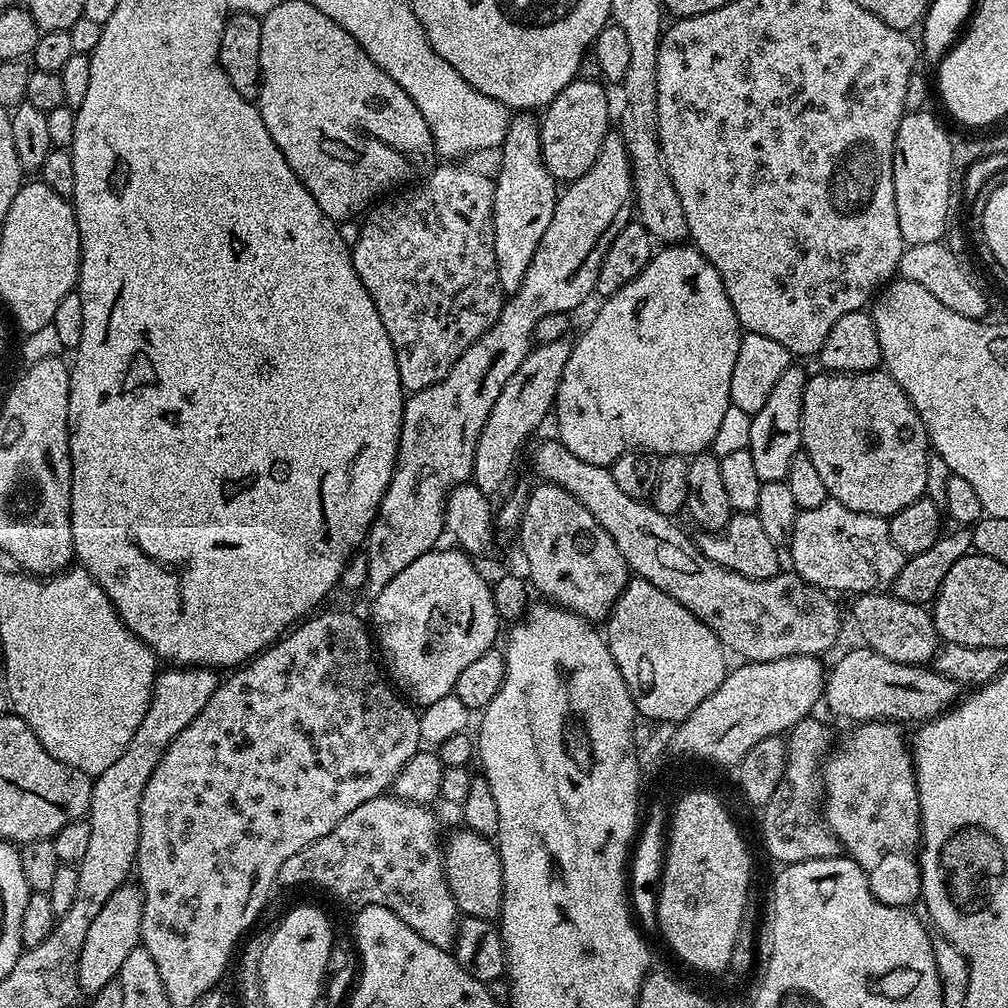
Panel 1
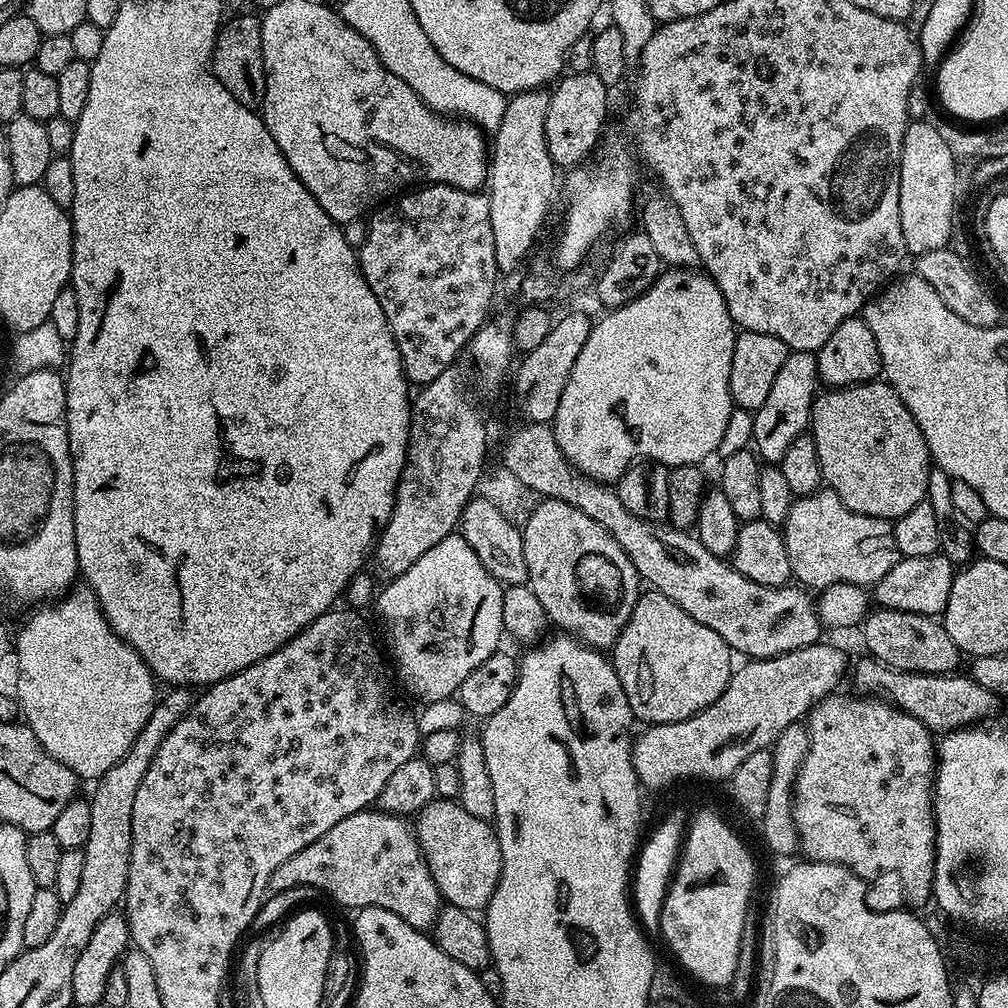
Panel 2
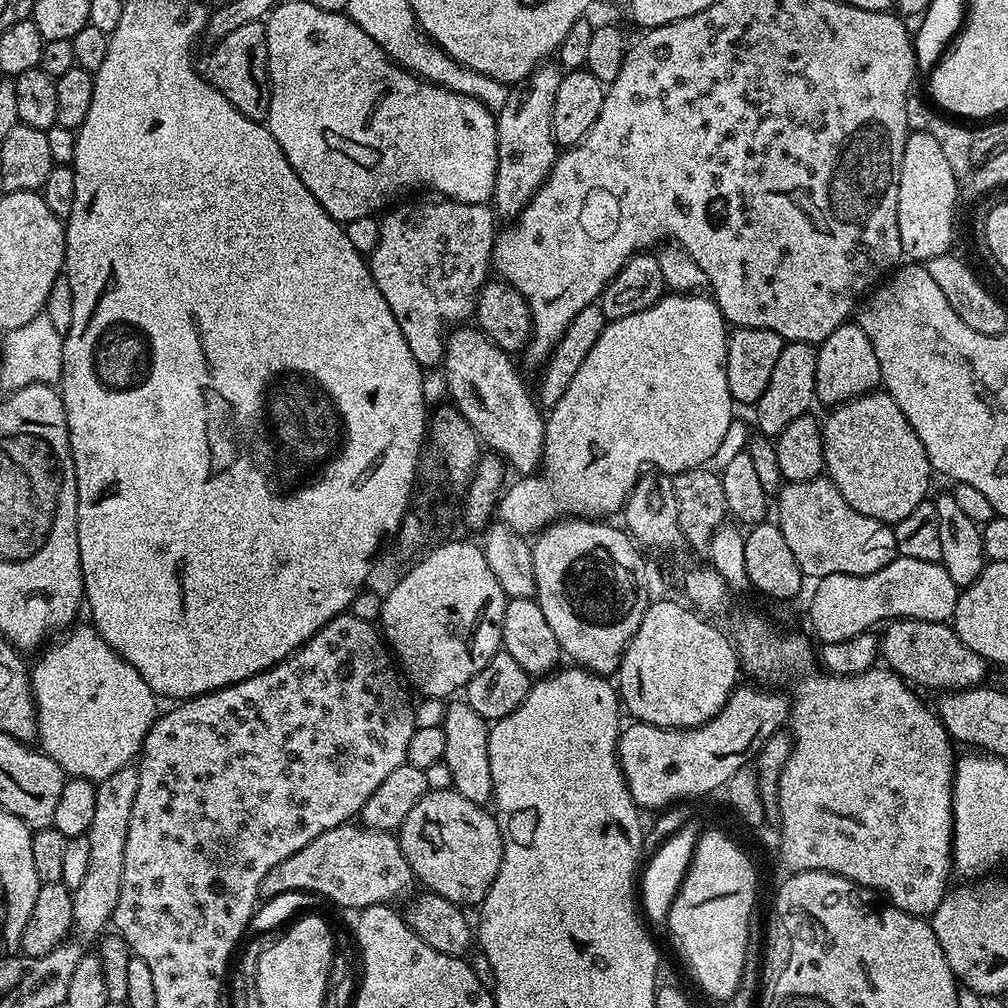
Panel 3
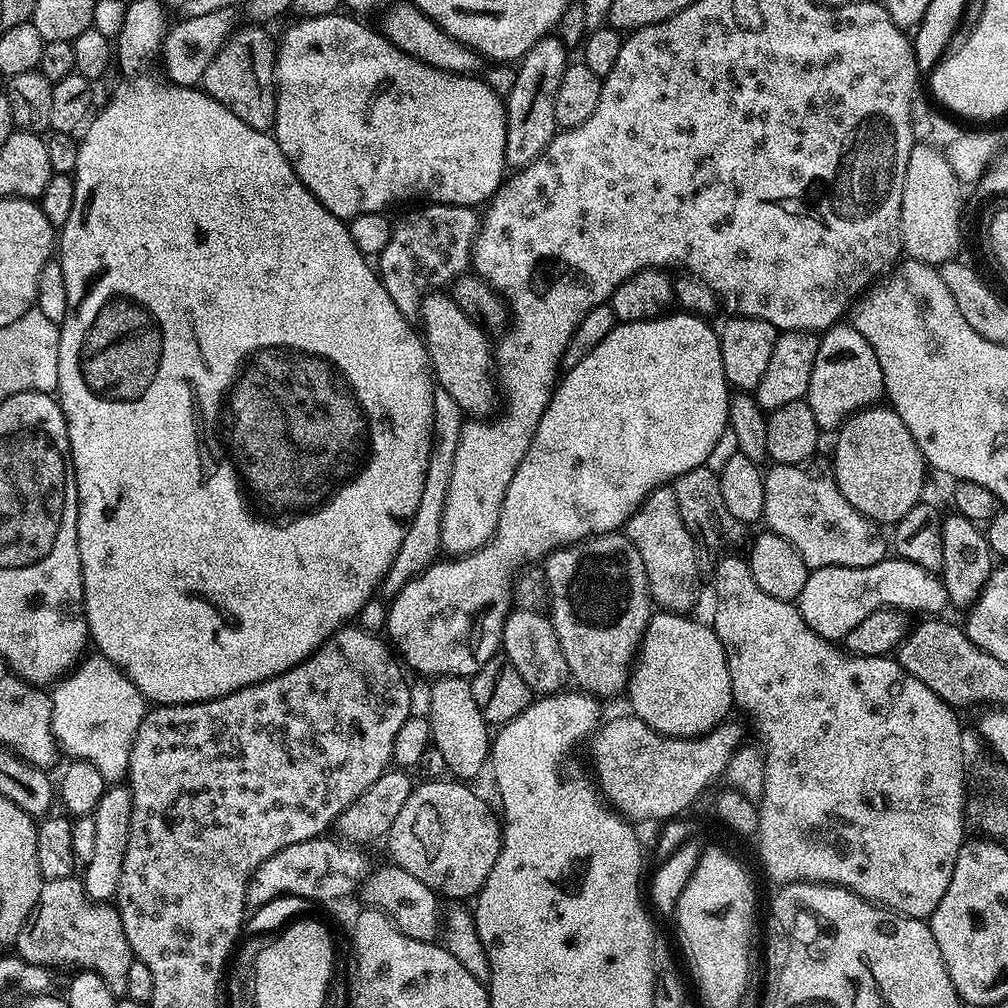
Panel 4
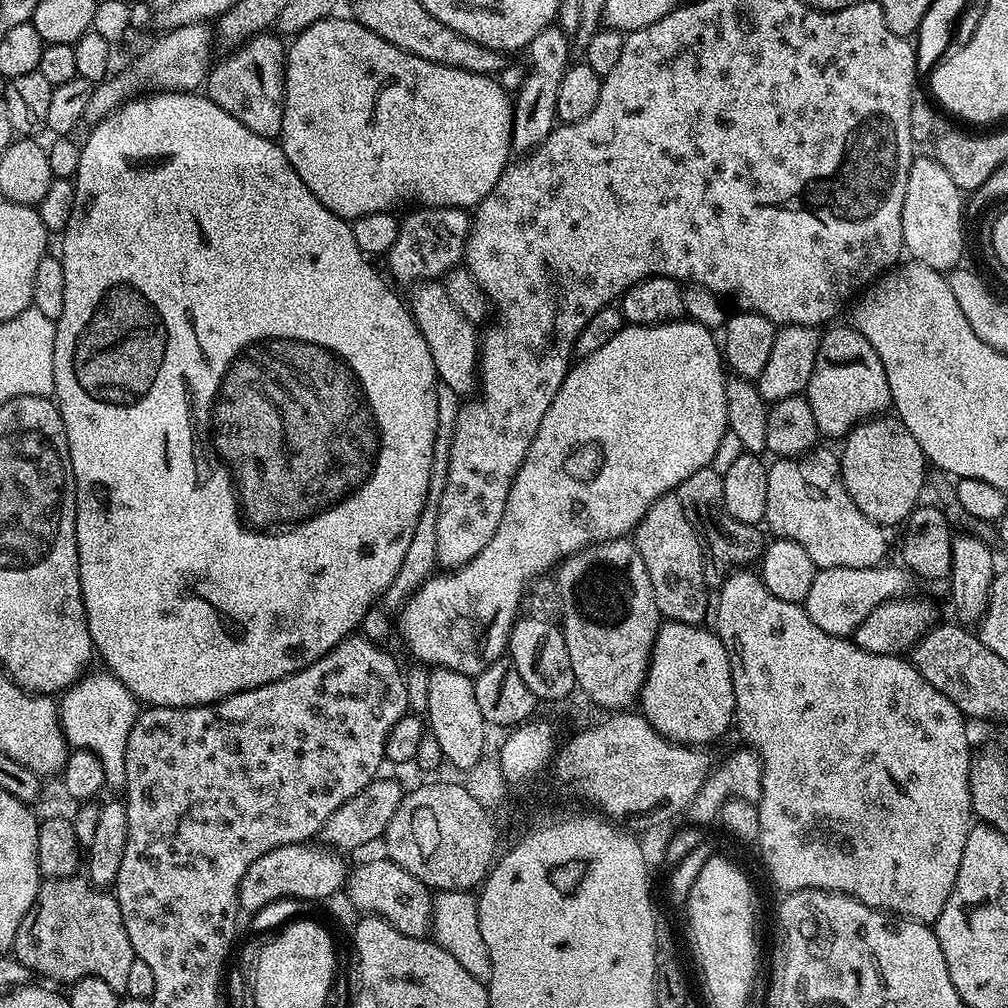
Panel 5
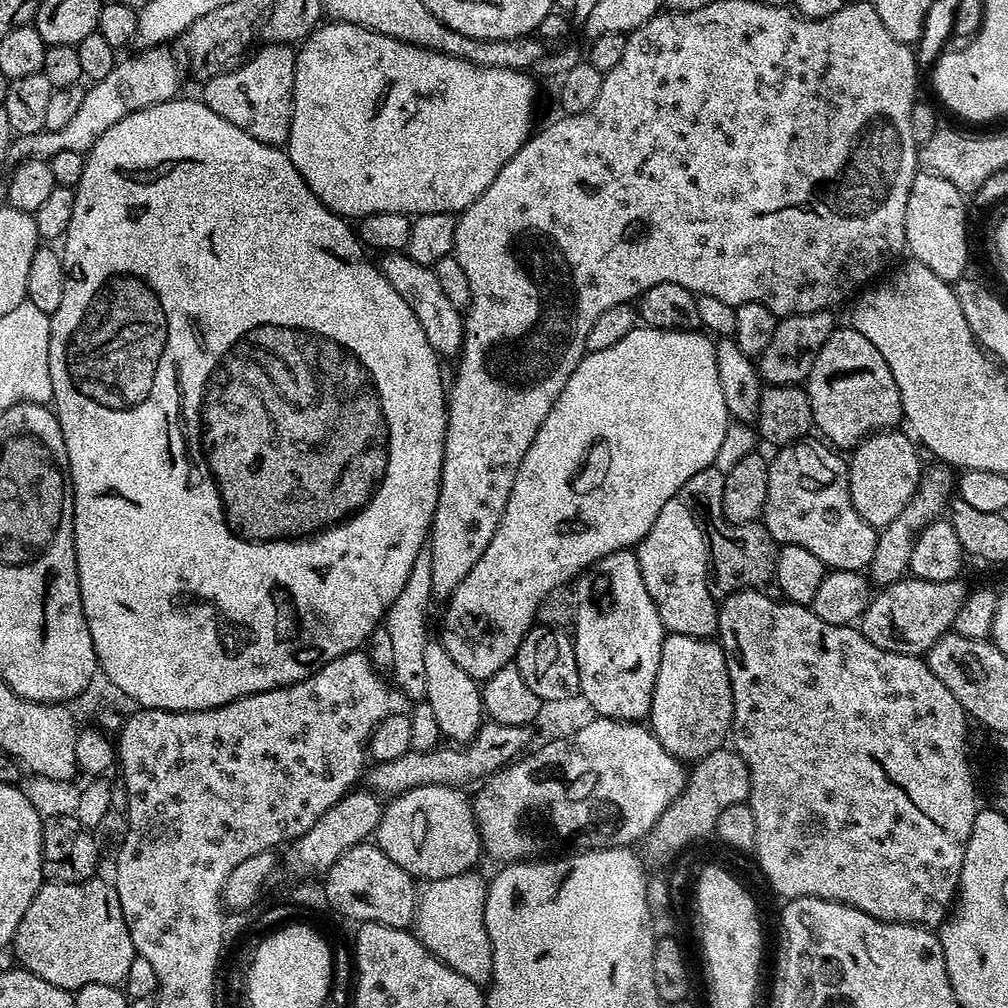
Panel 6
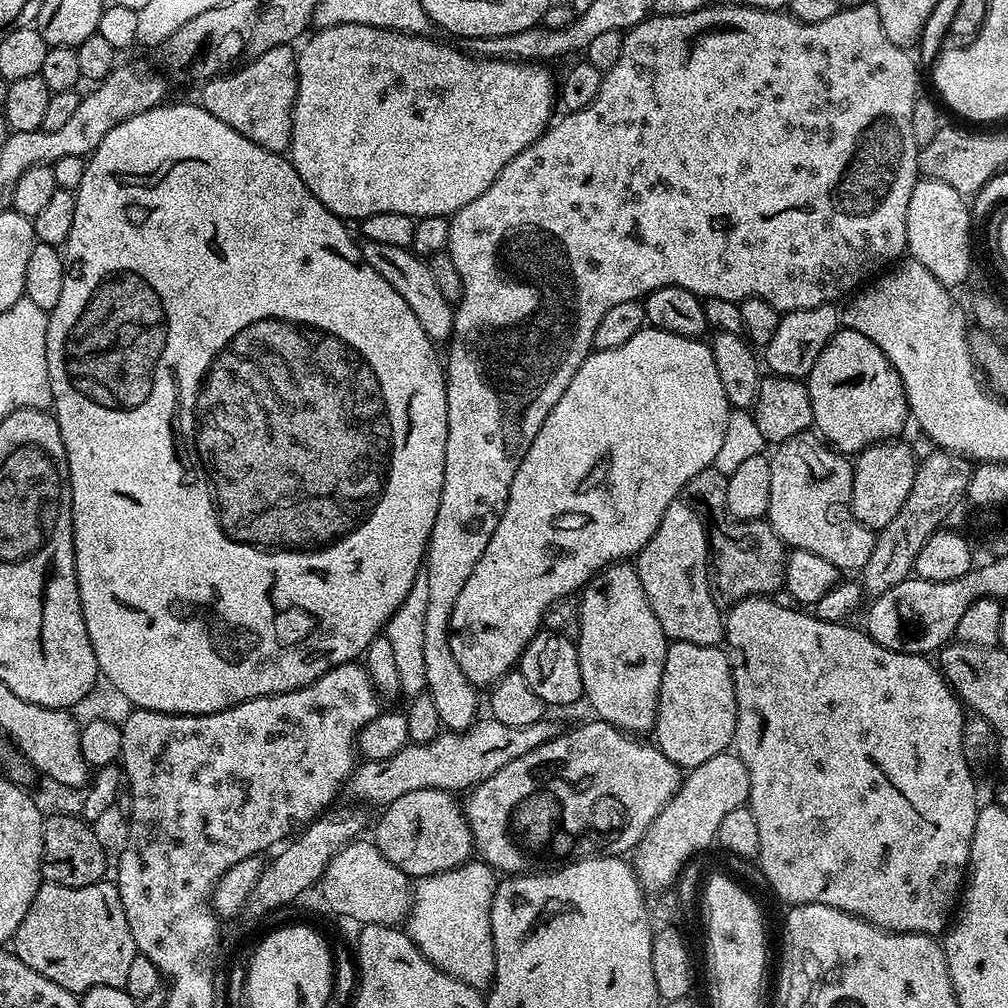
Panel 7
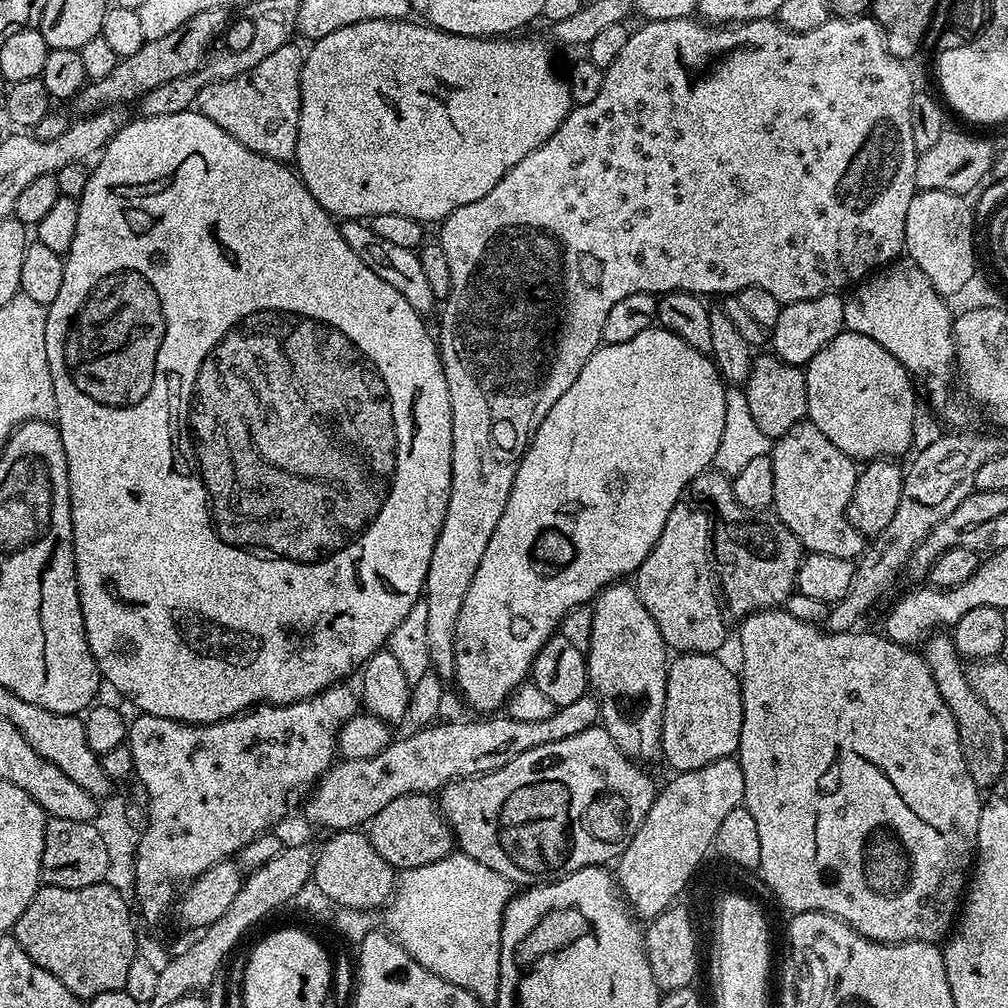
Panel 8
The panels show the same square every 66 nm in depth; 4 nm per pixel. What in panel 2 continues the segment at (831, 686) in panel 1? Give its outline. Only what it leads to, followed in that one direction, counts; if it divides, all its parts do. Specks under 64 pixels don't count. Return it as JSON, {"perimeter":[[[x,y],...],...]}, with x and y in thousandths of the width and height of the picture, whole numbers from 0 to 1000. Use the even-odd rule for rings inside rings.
{"perimeter":[[[868,653],[860,654],[853,655],[850,659],[848,656],[844,664],[843,675],[849,678],[848,686],[888,698],[899,708],[911,712],[926,728],[939,728],[949,726],[951,722],[971,719],[981,713],[979,710],[987,704],[990,697],[988,688],[970,681],[970,677],[966,677],[963,670],[932,671],[931,669],[892,667],[889,663],[882,663]]]}

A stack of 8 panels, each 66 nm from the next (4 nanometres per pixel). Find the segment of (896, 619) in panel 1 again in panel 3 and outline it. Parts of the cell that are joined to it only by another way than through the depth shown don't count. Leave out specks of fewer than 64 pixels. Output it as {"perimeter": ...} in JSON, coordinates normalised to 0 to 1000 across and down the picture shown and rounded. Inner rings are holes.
{"perimeter":[[[886,615],[878,623],[881,624],[873,631],[872,650],[884,666],[906,680],[951,687],[953,683],[966,683],[977,678],[976,670],[982,664],[981,656],[966,649],[966,645],[950,633],[948,624],[939,618]]]}

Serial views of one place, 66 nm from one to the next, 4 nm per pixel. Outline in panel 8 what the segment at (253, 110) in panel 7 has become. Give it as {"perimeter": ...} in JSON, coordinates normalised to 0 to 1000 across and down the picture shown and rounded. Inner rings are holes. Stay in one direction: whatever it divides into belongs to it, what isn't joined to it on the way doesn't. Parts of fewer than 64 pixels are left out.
{"perimeter":[[[290,42],[280,45],[272,54],[260,58],[256,65],[244,69],[244,73],[204,84],[194,94],[193,110],[208,117],[212,125],[220,125],[240,145],[264,157],[289,160],[296,145],[298,74],[303,58],[303,53],[292,45]]]}

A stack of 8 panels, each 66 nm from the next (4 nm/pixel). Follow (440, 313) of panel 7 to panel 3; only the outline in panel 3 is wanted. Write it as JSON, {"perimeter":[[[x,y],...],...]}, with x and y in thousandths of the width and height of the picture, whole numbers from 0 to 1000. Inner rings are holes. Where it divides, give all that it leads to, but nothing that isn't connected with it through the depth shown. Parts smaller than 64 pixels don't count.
{"perimeter":[[[464,324],[445,328],[440,339],[438,366],[448,396],[445,398],[466,419],[477,438],[502,457],[507,467],[509,464],[512,470],[531,469],[540,455],[541,414],[529,390],[528,393],[524,390],[519,375],[512,370],[509,354],[492,344],[479,329]]]}

